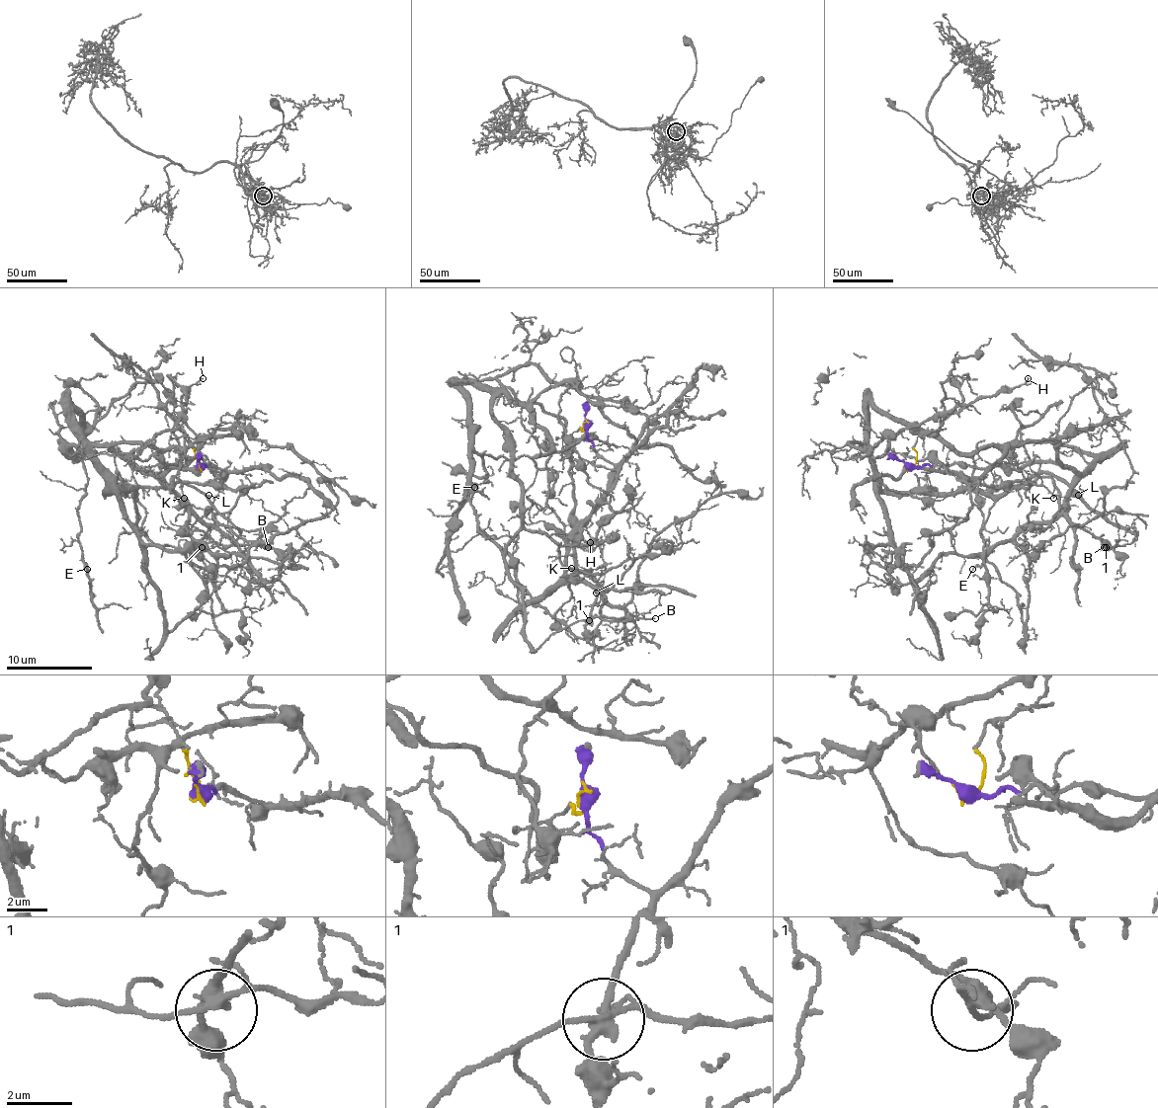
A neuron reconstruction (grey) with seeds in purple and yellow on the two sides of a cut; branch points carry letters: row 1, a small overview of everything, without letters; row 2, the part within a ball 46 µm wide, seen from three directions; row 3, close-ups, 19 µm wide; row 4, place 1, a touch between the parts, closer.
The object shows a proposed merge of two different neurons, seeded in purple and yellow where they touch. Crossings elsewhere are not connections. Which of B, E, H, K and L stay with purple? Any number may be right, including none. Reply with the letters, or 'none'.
none

